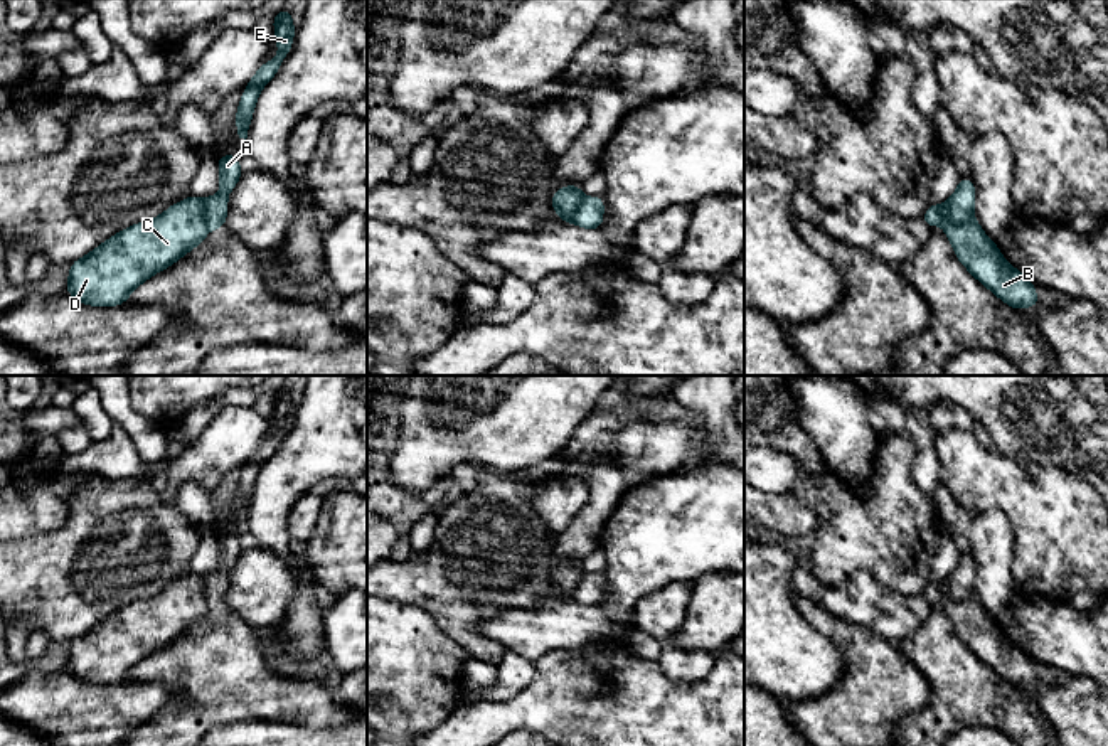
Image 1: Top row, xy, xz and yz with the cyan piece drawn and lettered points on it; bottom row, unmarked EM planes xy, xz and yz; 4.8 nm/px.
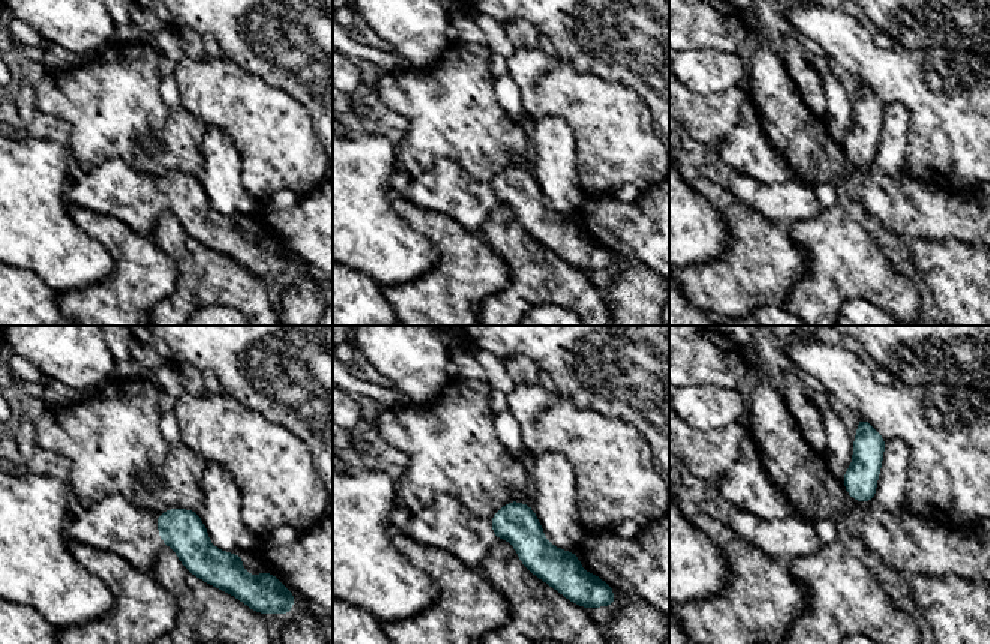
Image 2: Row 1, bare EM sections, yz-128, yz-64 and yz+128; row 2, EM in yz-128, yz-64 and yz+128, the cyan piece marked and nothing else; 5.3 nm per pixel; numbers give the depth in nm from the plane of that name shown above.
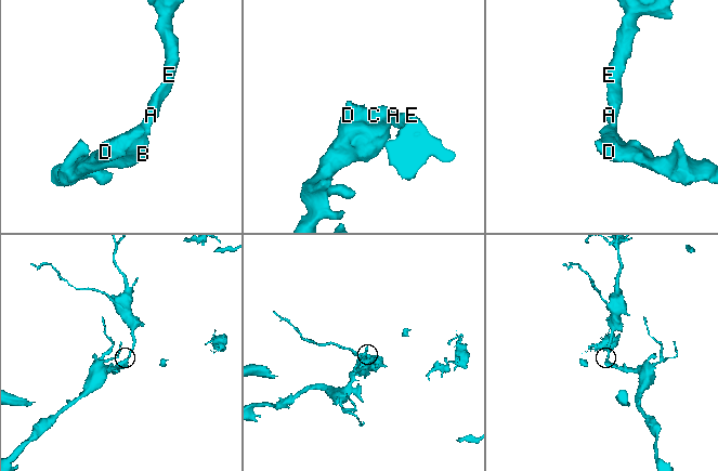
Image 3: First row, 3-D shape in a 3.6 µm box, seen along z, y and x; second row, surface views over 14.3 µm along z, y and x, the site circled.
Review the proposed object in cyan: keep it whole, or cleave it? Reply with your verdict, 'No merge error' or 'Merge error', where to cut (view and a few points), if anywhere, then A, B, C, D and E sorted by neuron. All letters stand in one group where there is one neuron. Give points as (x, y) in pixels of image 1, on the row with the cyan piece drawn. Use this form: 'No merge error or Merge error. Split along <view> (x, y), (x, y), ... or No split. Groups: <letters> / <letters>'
Merge error. Split along yz (945, 204), (945, 214), (953, 223), (972, 219). Groups: A E / B C D

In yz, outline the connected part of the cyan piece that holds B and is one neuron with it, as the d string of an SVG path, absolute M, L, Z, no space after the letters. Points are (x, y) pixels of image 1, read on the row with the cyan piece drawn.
M940 204L930 205L923 221L930 229L943 224L960 263L1004 303L1015 310L1039 305L1034 283L1004 259L999 246L985 236L975 219L953 224L946 216L946 204Z

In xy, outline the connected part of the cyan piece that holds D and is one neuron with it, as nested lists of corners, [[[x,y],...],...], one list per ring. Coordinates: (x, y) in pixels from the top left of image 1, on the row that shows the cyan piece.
[[[190,195],[155,219],[123,229],[71,263],[66,291],[93,306],[123,305],[136,286],[205,237],[204,200]]]

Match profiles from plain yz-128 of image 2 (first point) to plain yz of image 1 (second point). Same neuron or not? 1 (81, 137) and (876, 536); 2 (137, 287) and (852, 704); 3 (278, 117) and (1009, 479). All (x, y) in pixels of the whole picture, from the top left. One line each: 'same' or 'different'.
1: same
2: same
3: same

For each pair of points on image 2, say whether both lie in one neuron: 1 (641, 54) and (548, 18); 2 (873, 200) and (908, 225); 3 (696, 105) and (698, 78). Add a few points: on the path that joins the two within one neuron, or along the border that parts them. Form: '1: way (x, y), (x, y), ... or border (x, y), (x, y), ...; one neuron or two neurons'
1: way (618, 33), (605, 20), (570, 18); one neuron
2: way (882, 200), (899, 216); one neuron
3: border (684, 84), (701, 93), (719, 93), (731, 87); two neurons

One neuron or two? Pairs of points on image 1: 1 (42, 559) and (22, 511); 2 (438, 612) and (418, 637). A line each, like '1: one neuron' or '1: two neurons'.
1: two neurons
2: two neurons

